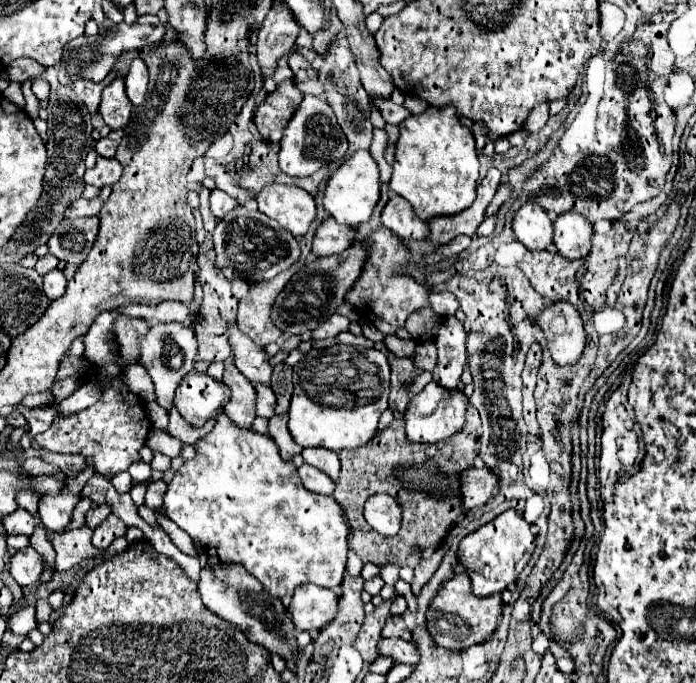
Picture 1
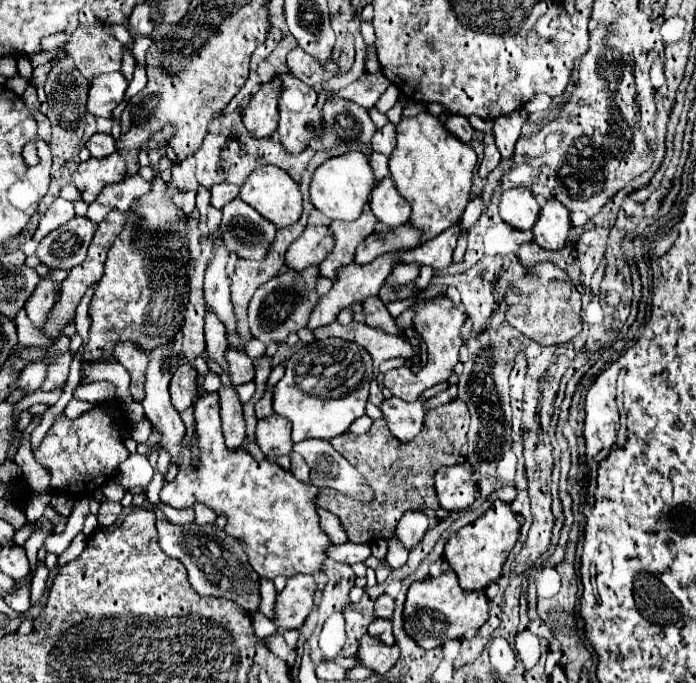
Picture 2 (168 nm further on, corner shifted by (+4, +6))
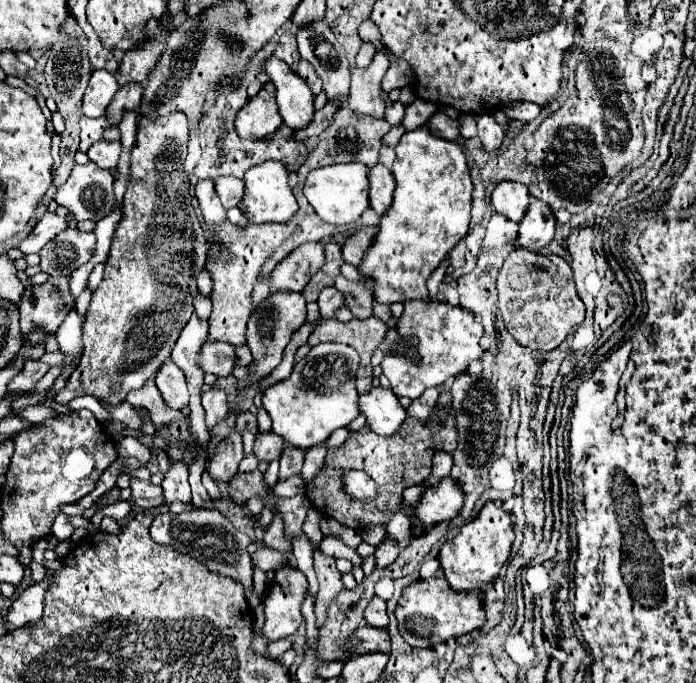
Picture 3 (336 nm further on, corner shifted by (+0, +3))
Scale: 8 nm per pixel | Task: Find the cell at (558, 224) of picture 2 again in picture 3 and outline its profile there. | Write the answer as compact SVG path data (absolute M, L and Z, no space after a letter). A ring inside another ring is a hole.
M533 203L519 223L519 243L529 251L539 251L553 241L555 225L557 219L547 203Z

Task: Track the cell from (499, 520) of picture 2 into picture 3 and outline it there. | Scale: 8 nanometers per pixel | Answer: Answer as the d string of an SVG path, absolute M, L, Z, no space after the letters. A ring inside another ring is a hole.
M489 501L475 521L463 525L459 535L441 547L437 559L441 563L441 569L445 571L445 579L455 591L477 591L483 589L483 585L493 583L493 579L499 575L503 563L511 555L513 541L515 533L509 513Z

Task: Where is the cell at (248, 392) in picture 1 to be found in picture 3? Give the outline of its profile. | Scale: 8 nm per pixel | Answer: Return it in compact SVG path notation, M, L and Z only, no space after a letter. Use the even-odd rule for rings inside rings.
M233 431L215 447L215 453L209 459L207 471L215 481L229 481L237 473L237 467L243 457L245 453L243 453L241 433Z

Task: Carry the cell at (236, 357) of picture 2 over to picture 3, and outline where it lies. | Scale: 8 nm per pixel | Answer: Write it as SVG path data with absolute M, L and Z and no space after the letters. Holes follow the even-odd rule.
M205 343L201 351L199 365L217 377L229 377L233 375L233 369L237 367L237 355L235 345L231 343Z

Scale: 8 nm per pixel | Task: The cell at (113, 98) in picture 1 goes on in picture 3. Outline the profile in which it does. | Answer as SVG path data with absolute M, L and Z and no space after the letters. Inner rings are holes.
M93 71L91 79L89 79L89 87L85 91L83 97L83 115L87 117L105 117L107 115L107 107L113 101L115 93L119 91L119 83L115 79L115 75L107 73L107 71Z

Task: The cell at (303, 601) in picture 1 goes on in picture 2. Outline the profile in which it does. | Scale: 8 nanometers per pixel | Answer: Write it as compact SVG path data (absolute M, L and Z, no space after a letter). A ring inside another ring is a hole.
M289 576L287 586L275 600L275 626L281 630L299 630L313 608L317 584L313 576Z

